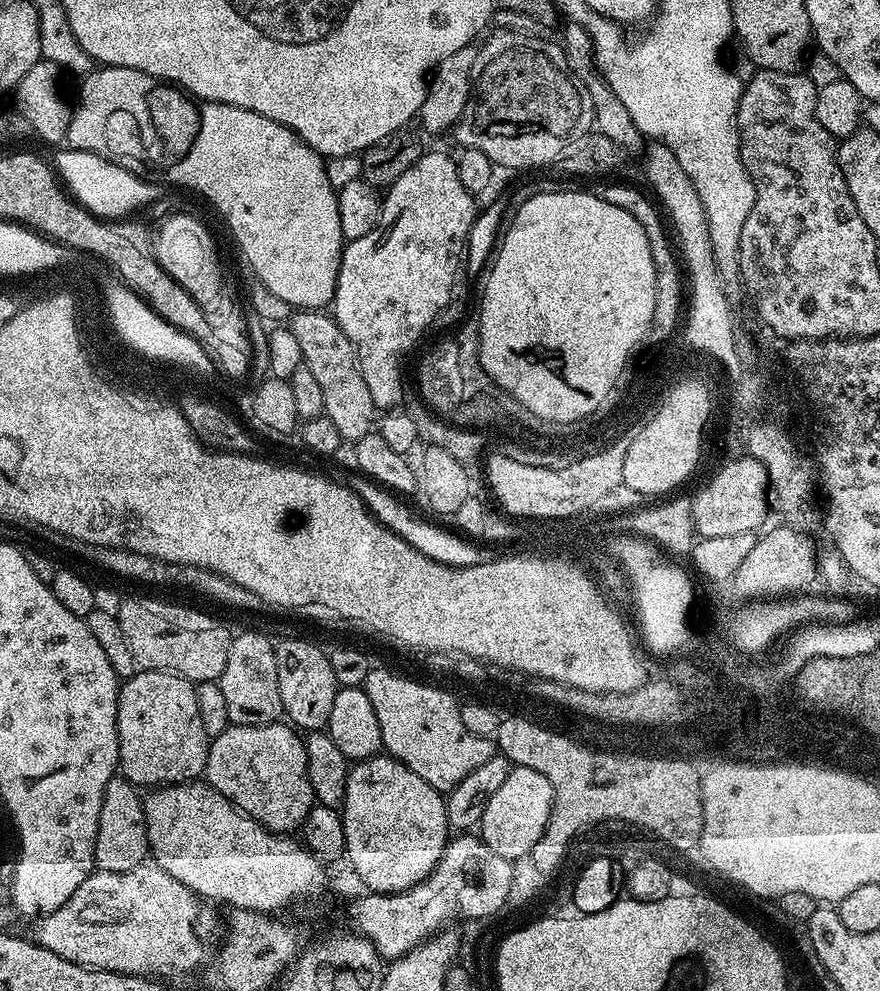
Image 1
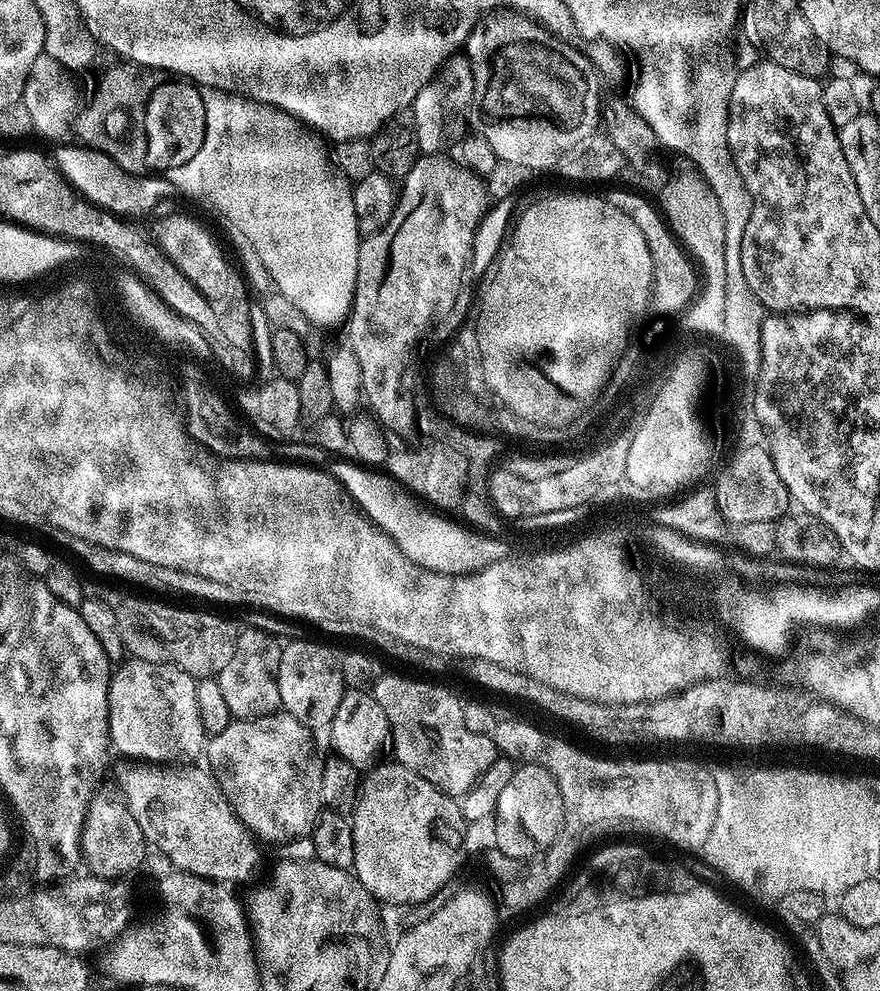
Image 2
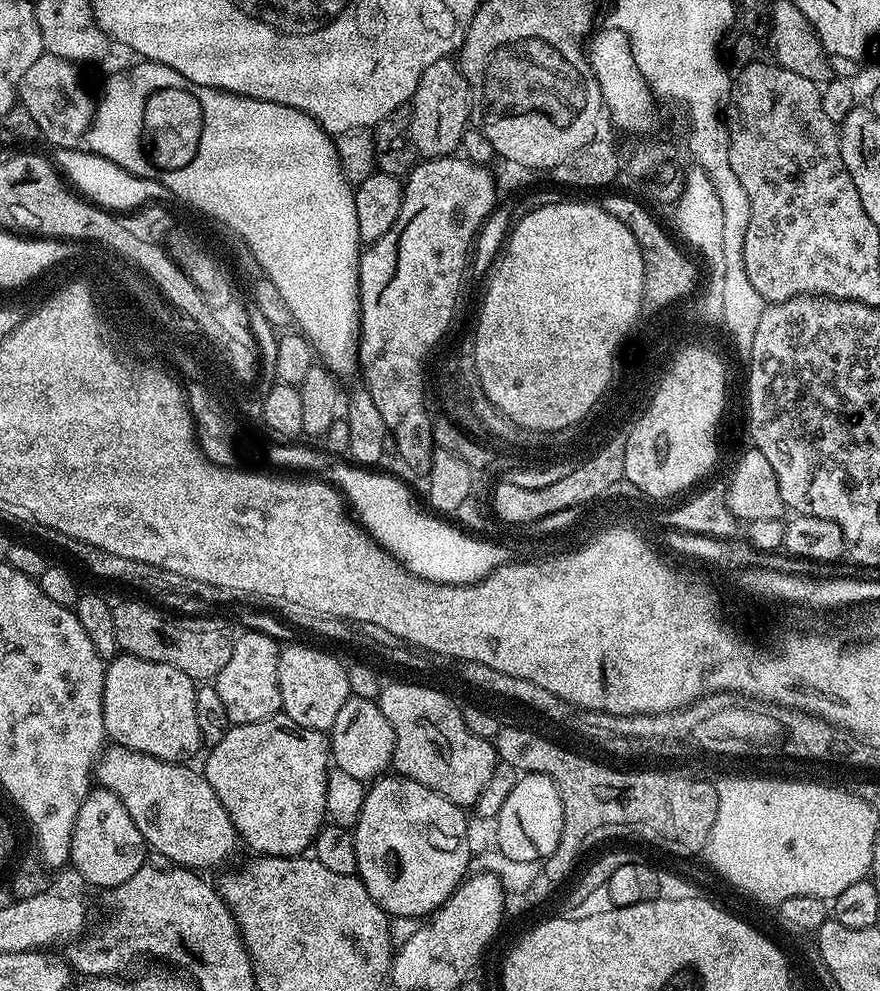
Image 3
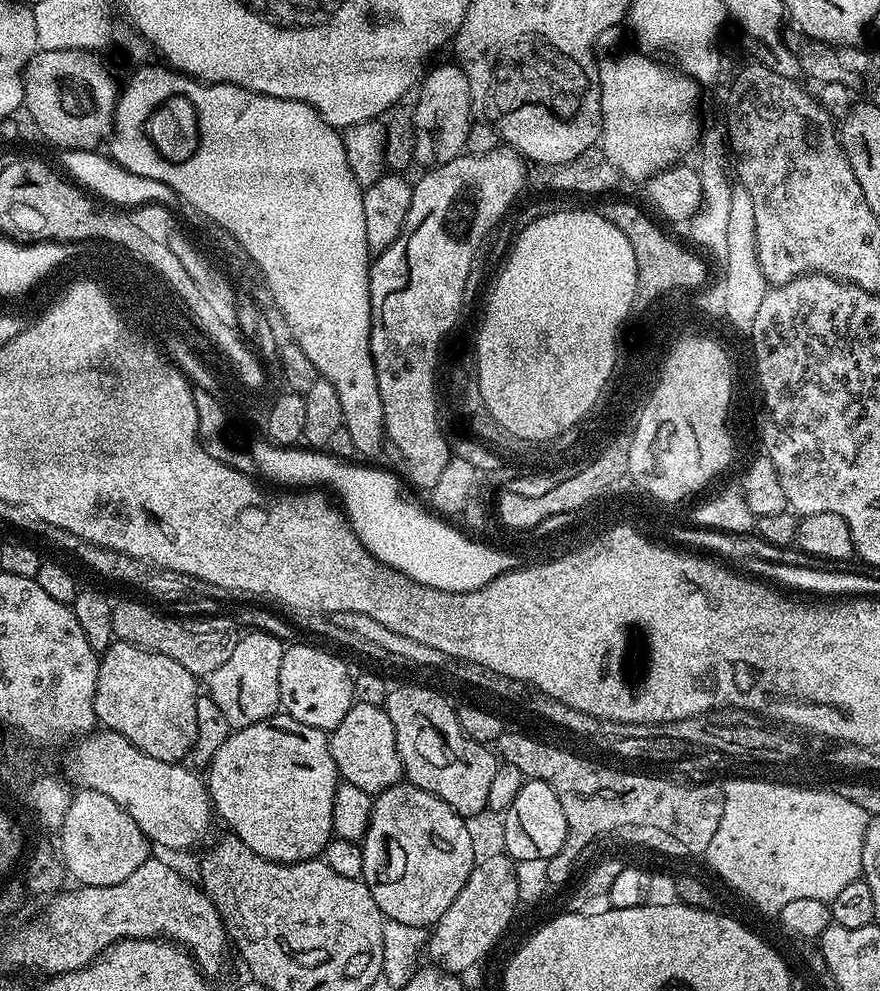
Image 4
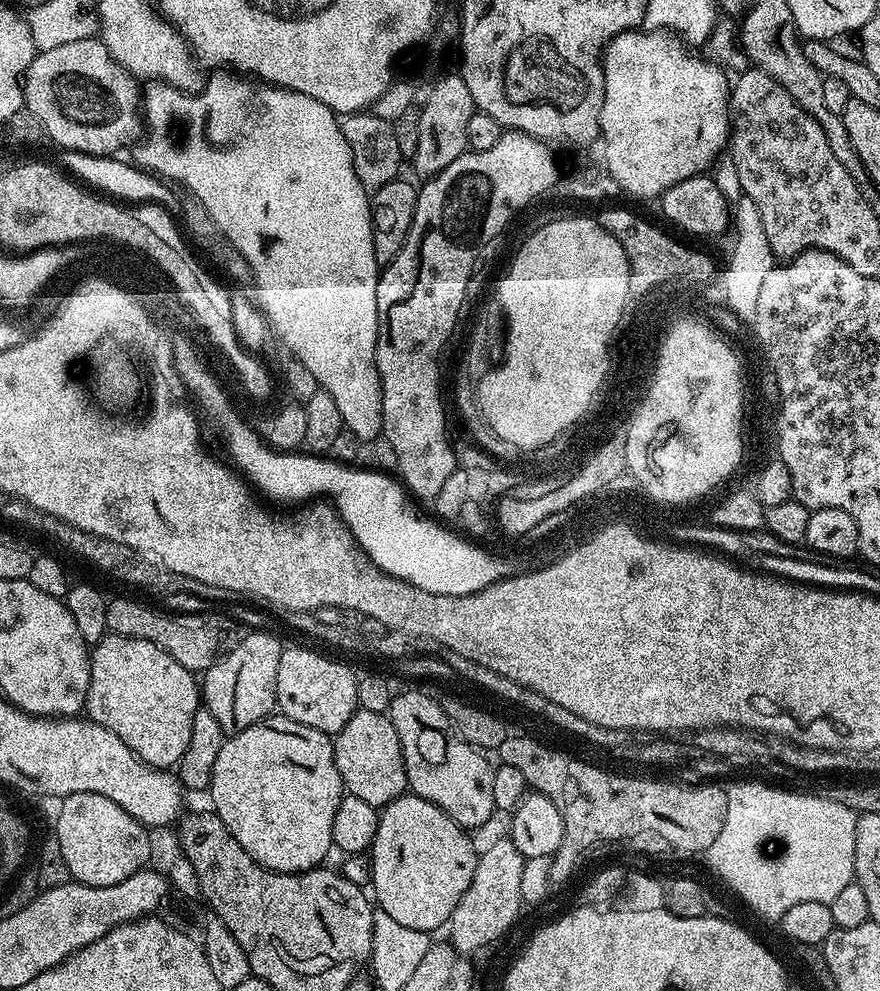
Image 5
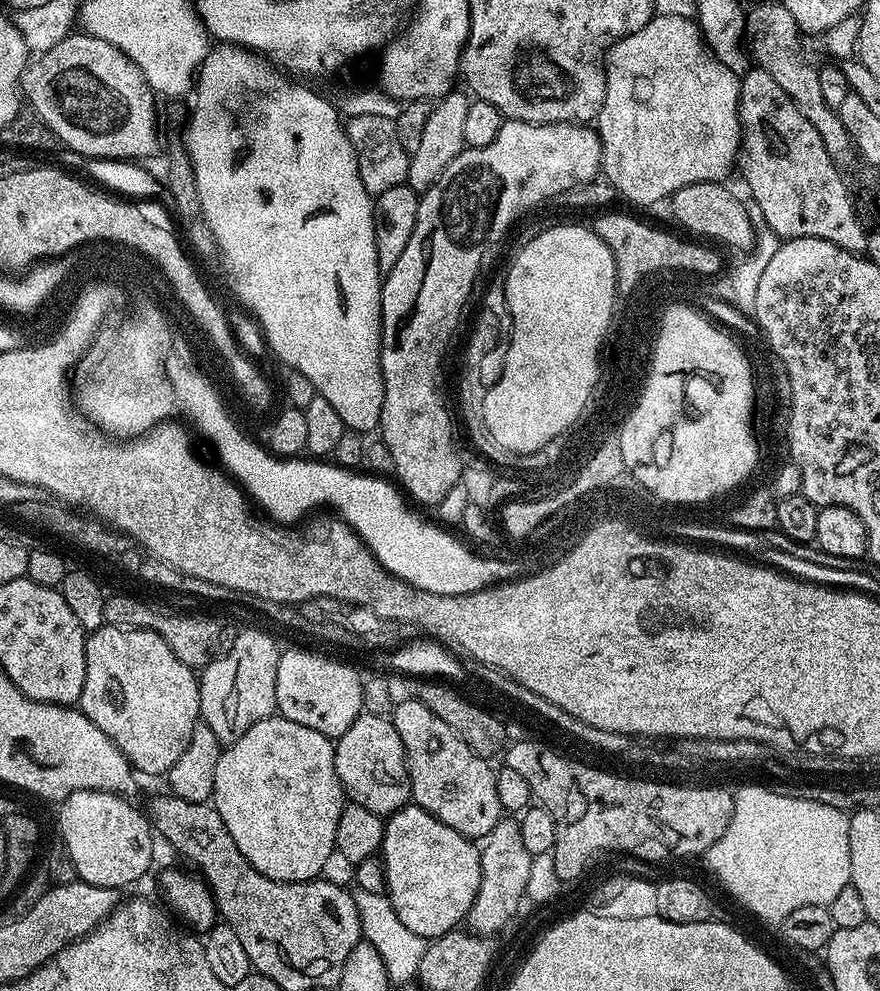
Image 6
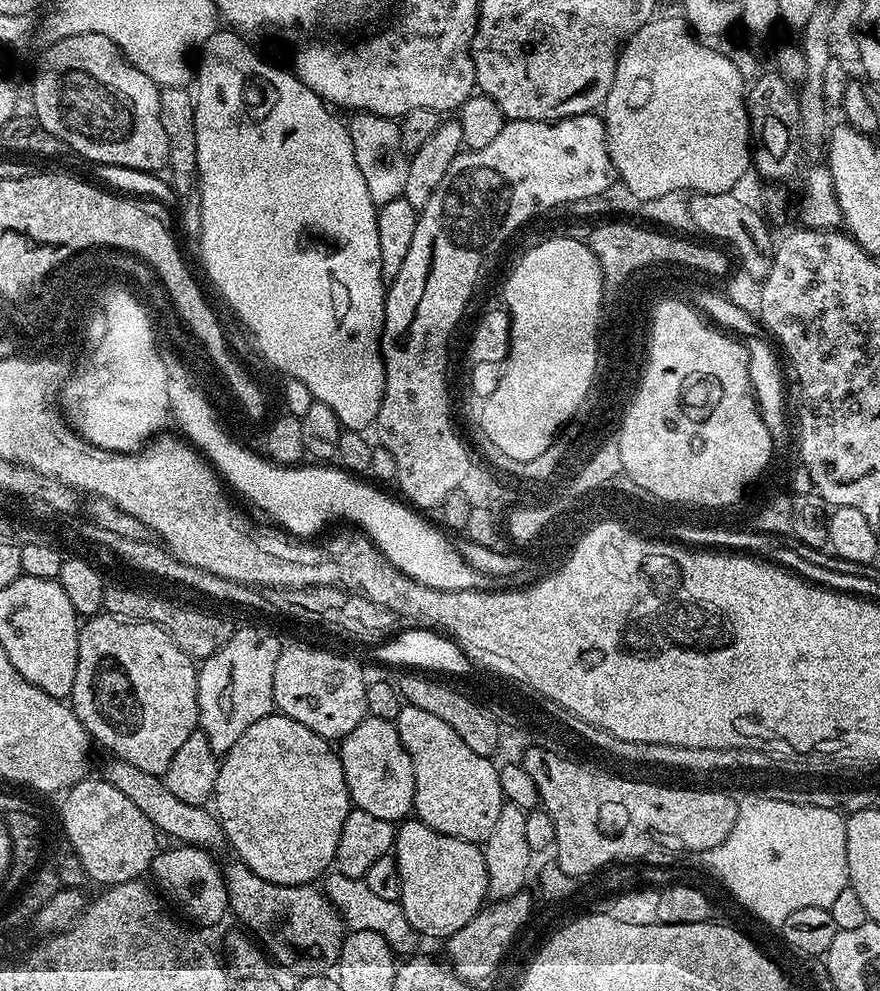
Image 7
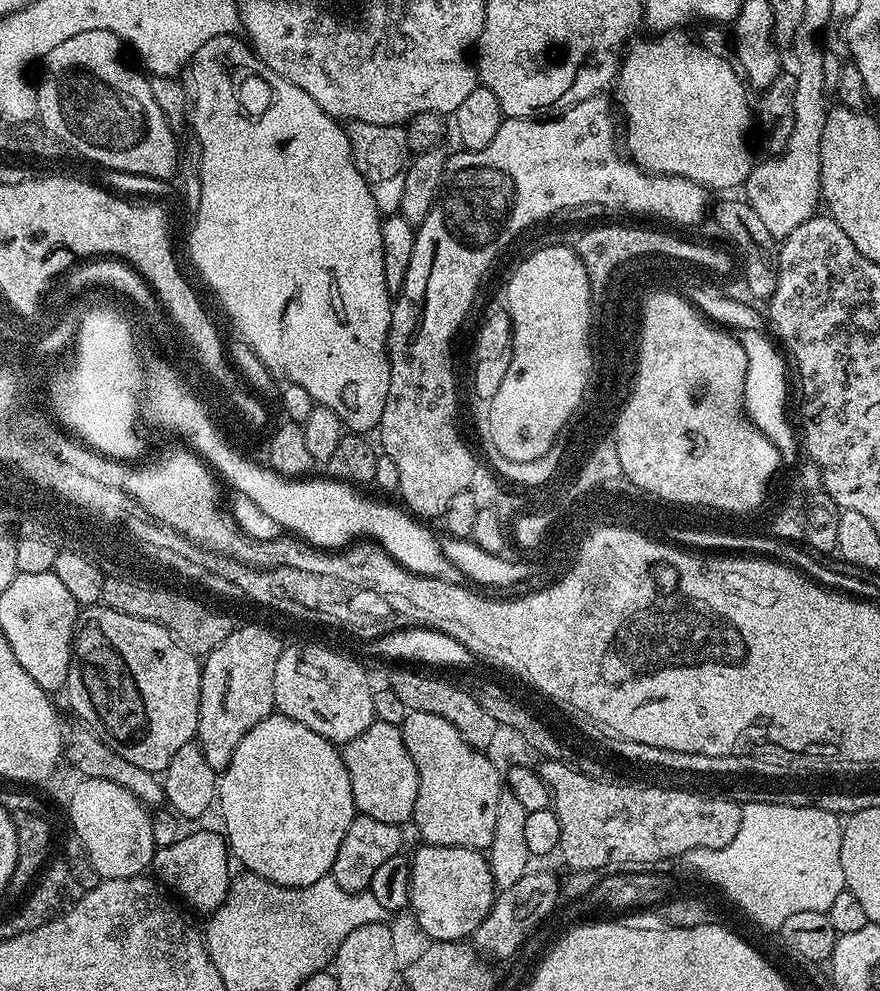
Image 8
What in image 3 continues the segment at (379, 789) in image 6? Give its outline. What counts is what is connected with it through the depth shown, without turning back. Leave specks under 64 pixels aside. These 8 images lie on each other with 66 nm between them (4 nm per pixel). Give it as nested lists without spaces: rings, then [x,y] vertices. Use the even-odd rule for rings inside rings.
[[[349,696],[346,706],[338,710],[338,718],[334,718],[334,726],[330,730],[330,760],[333,765],[346,774],[365,782],[371,782],[387,773],[393,767],[394,730],[382,714],[376,700],[367,700],[357,696]]]

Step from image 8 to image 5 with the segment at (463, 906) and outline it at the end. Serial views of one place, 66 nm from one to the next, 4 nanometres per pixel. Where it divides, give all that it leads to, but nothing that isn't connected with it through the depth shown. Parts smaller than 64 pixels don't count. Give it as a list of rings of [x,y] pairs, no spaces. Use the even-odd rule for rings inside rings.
[[[411,794],[394,798],[394,802],[379,809],[379,814],[378,830],[374,834],[374,842],[370,849],[370,892],[379,911],[390,914],[394,922],[399,922],[410,930],[422,930],[432,934],[435,933],[435,928],[443,929],[452,919],[462,894],[466,894],[466,890],[472,885],[478,848],[472,845],[472,840],[468,837],[471,835],[457,826],[442,809],[434,806],[434,802],[426,802],[426,798],[418,798]]]

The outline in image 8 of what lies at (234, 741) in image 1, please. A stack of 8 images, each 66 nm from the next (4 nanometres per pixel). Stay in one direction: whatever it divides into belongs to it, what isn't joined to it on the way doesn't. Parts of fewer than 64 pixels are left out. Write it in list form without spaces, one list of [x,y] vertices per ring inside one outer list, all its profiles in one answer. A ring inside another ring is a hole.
[[[279,714],[258,722],[234,746],[230,762],[218,776],[219,808],[224,819],[222,832],[235,863],[240,863],[244,867],[241,869],[251,875],[283,888],[305,888],[329,875],[334,858],[338,858],[338,846],[342,846],[350,822],[358,815],[341,749],[322,738],[322,734],[314,734],[314,730],[302,726],[302,722]]]

